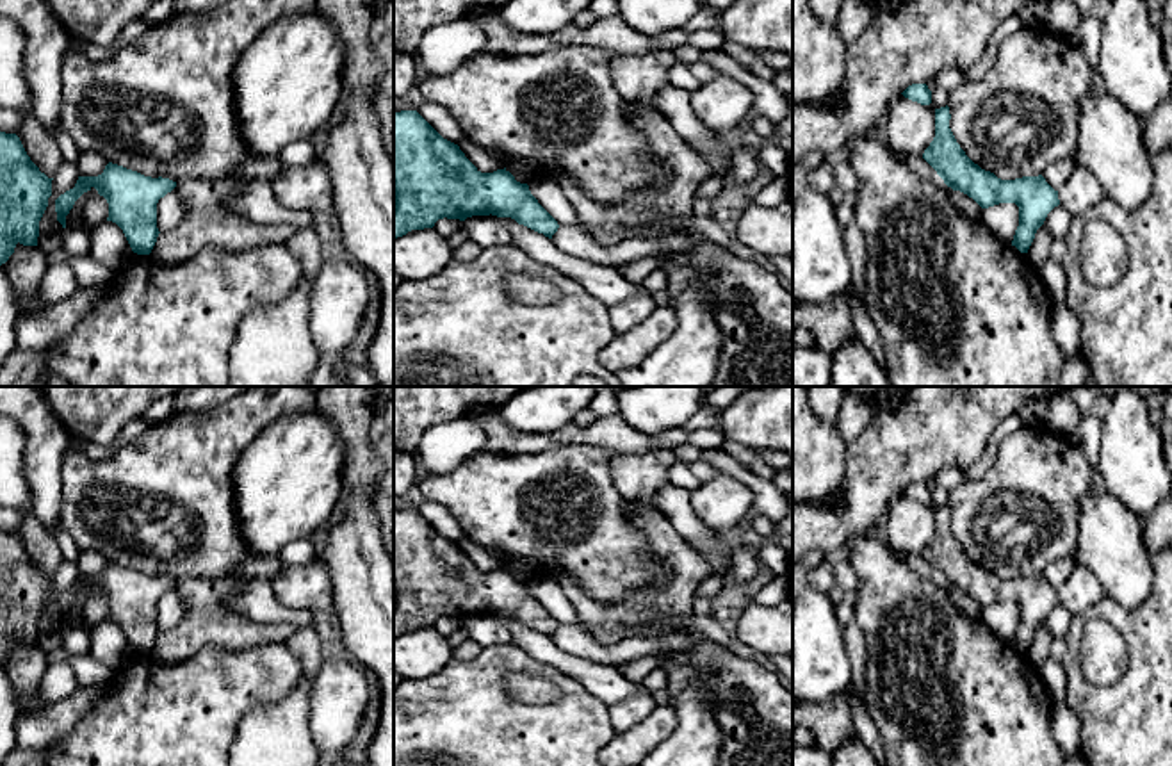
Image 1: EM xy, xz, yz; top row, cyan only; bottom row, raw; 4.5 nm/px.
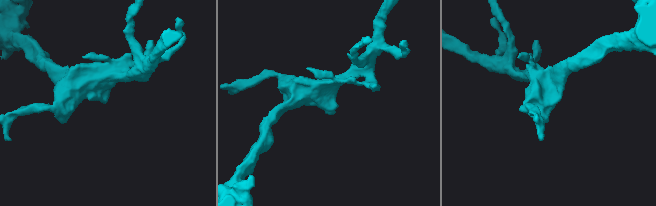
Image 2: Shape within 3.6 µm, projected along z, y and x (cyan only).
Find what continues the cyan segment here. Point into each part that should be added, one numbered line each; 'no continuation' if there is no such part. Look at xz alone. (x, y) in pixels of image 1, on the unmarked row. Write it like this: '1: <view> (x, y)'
no continuation

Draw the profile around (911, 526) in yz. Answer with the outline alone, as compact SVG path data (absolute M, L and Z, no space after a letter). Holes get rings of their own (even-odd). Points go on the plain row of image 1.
M898 493L885 509L885 534L894 552L923 554L935 536L935 509Z

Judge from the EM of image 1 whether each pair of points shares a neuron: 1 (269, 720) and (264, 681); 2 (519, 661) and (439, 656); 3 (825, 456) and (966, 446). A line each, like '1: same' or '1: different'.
1: different
2: different
3: different

